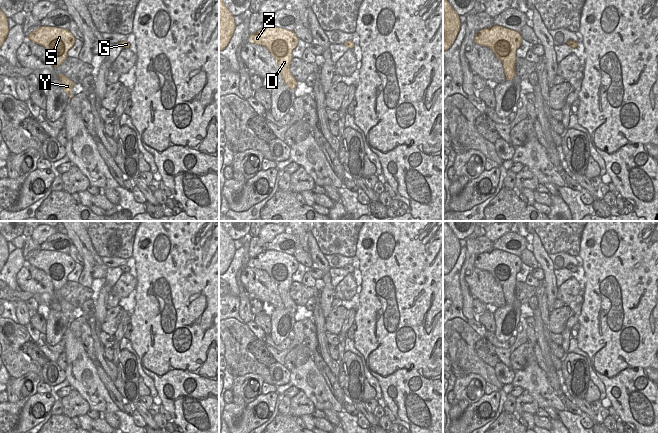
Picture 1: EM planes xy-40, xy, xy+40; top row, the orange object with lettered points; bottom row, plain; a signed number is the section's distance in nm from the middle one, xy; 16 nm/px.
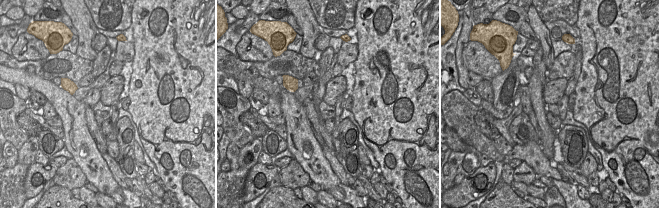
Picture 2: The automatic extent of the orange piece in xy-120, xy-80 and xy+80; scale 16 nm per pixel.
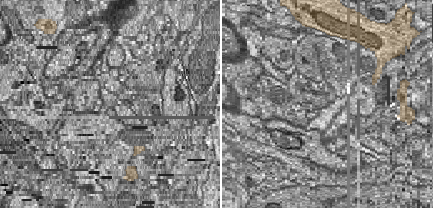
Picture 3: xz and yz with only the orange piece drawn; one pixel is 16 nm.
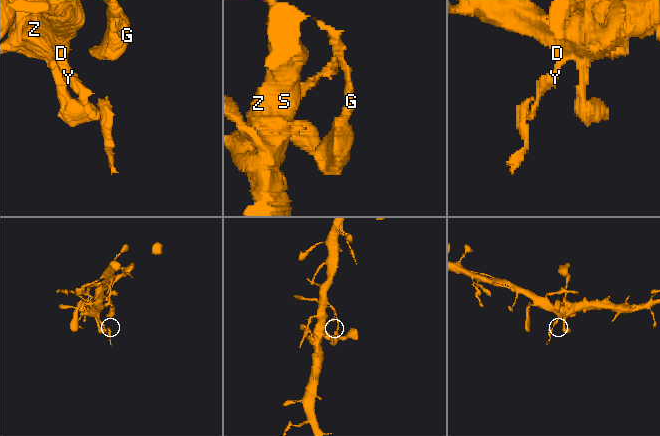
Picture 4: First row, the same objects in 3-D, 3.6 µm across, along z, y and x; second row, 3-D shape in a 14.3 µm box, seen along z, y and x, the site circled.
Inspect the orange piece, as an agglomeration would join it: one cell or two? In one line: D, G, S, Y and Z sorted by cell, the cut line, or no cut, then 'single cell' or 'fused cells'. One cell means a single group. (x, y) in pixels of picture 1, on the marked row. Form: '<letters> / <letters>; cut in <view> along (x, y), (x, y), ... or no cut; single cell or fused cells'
D G S Z / Y; cut in xy along (289, 71), (282, 77); fused cells

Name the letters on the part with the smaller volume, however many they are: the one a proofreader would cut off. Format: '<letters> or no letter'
Y

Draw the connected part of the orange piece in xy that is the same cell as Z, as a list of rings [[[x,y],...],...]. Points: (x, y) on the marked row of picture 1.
[[[266,26],[250,35],[249,42],[264,46],[276,59],[282,77],[290,72],[292,51],[296,48],[299,38],[294,31],[276,26]]]

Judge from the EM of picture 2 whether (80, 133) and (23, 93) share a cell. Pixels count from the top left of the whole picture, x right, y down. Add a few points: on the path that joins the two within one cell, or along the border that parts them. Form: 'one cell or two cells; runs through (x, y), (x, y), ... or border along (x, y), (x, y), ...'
two cells; border along (13, 83), (19, 83), (29, 89)

